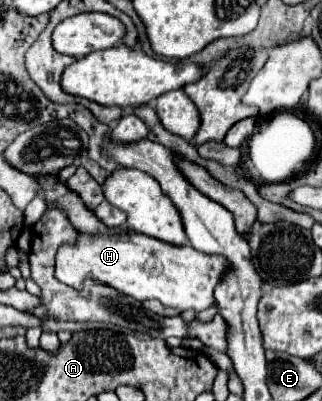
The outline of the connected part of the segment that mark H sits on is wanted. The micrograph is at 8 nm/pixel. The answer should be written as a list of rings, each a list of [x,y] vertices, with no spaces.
[[[127,232],[125,236],[87,236],[79,234],[77,244],[63,244],[57,252],[55,276],[73,288],[81,288],[85,278],[95,278],[137,300],[157,298],[163,306],[185,310],[207,310],[215,306],[213,290],[227,276],[229,264],[223,256],[197,252],[193,246],[163,244],[151,236]]]

